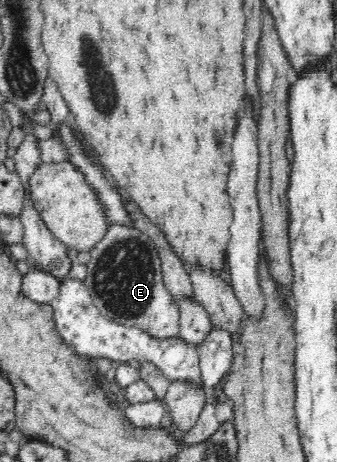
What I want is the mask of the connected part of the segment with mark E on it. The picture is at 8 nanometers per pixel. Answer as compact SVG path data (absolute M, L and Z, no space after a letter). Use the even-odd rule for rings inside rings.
M120 223L109 225L105 237L88 254L85 263L87 273L83 279L84 284L101 315L127 327L139 327L143 331L148 331L157 339L163 339L163 337L169 337L169 335L178 335L179 304L164 284L162 261L159 255L155 253L155 245L151 243L151 239L145 235L145 232L135 226L129 227Z

